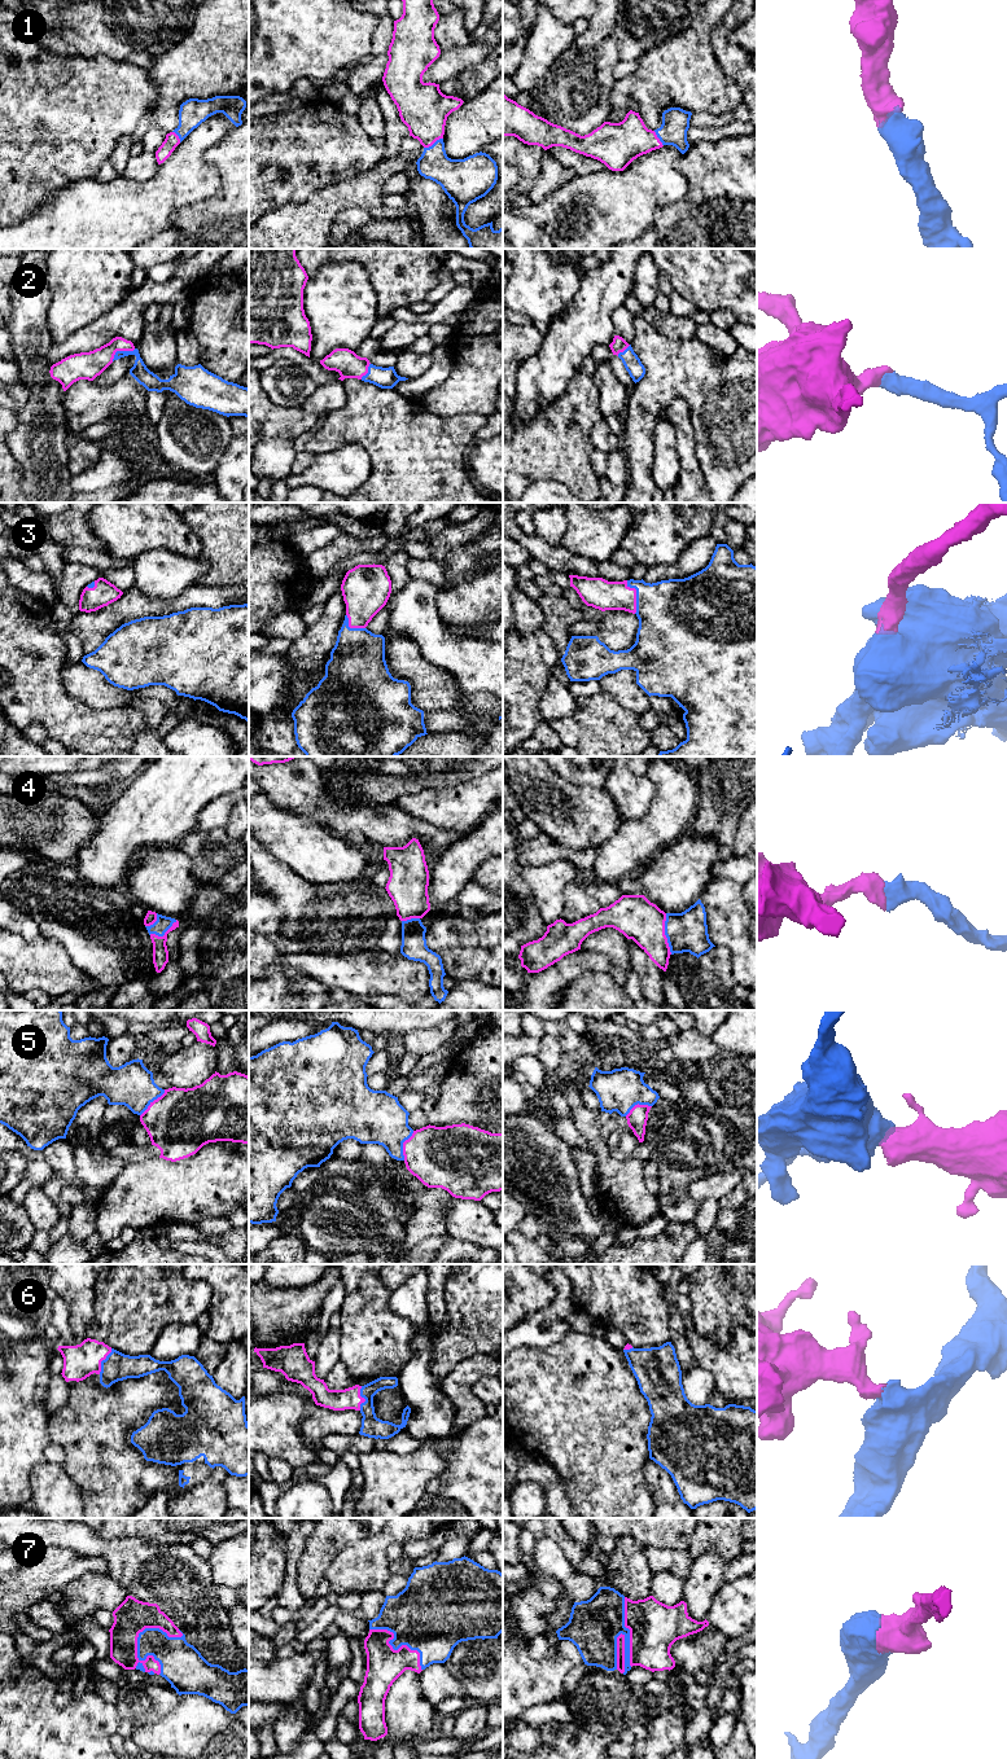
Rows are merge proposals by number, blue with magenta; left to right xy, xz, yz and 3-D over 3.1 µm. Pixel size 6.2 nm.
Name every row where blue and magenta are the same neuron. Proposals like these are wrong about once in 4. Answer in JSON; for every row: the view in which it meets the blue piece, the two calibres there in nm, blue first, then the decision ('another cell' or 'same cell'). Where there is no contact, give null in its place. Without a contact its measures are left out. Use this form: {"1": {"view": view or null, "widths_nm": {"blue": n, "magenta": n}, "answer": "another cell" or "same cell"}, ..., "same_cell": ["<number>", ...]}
{"1": {"view": "xz", "widths_nm": {"blue": 220, "magenta": 300}, "answer": "same cell"}, "2": {"view": "xy", "widths_nm": {"blue": 100, "magenta": 180}, "answer": "same cell"}, "3": {"view": "yz", "widths_nm": {"blue": 420, "magenta": 190}, "answer": "same cell"}, "4": {"view": "yz", "widths_nm": {"blue": 260, "magenta": 260}, "answer": "same cell"}, "5": {"view": "xz", "widths_nm": {"blue": 340, "magenta": 380}, "answer": "another cell"}, "6": {"view": "xy", "widths_nm": {"blue": 180, "magenta": 200}, "answer": "same cell"}, "7": {"view": "xy", "widths_nm": {"blue": 220, "magenta": 220}, "answer": "same cell"}, "same_cell": ["1", "2", "3", "4", "6", "7"]}

